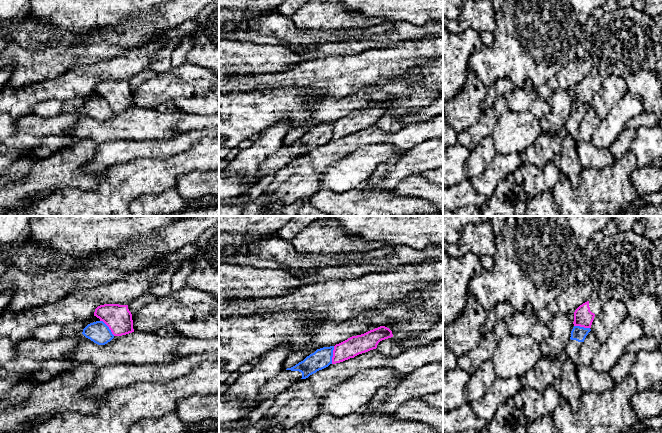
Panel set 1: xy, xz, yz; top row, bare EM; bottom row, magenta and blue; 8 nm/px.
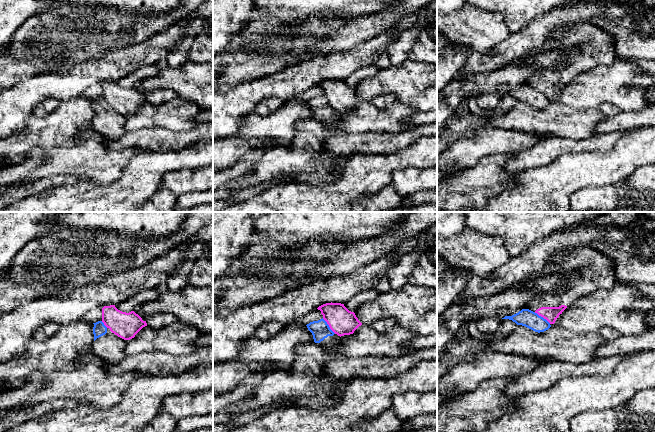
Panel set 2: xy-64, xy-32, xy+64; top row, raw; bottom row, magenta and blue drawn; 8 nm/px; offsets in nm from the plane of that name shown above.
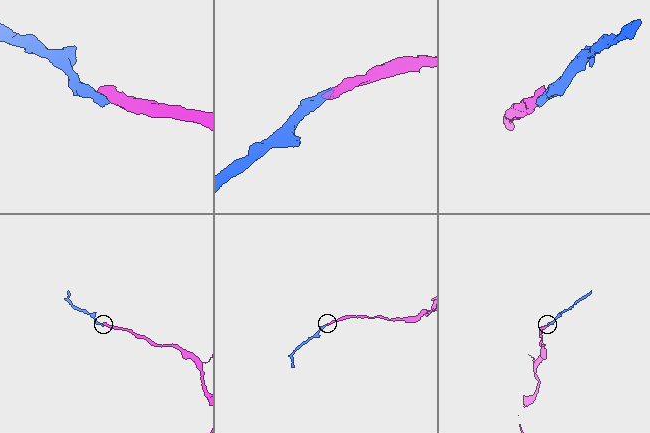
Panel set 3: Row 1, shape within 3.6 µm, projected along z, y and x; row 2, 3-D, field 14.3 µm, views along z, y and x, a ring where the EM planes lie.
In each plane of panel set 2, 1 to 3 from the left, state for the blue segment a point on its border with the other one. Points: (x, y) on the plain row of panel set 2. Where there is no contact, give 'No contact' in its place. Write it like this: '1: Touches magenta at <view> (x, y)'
1: Touches magenta at xy-64 (104, 100)
2: Touches magenta at xy-32 (329, 102)
3: Touches magenta at xy+64 (542, 92)

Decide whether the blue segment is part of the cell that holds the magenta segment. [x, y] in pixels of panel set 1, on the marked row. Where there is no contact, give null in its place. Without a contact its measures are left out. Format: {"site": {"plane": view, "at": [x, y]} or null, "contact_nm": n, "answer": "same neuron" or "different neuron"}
{"site": {"plane": "xz", "at": [333, 355]}, "contact_nm": 150, "answer": "different neuron"}

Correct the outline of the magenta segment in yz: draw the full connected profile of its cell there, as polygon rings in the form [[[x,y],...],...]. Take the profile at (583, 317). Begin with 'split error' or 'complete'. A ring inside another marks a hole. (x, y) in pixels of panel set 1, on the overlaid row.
split error; [[[632,229],[607,236],[597,244],[592,260],[587,264],[587,278],[593,283],[593,291],[590,299],[575,310],[574,326],[591,328],[595,314],[611,299],[624,301],[641,294],[658,297],[654,266],[651,261],[651,252],[654,249],[653,241],[636,234]]]

